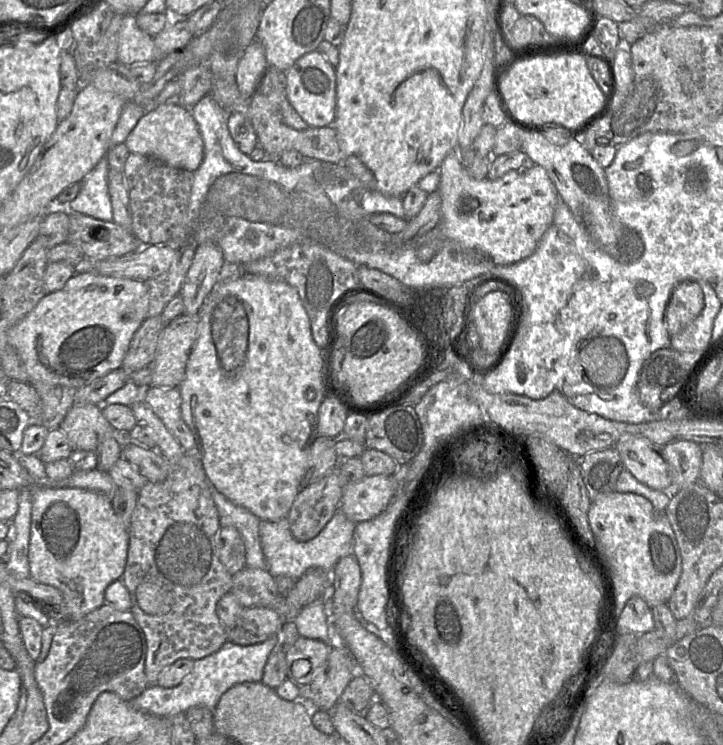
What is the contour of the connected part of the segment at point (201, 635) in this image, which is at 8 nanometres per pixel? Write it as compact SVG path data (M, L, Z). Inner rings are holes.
M185 452L177 463L170 463L170 472L162 482L147 482L139 491L129 527L129 546L122 582L130 596L130 612L141 627L147 646L145 675L150 685L156 685L159 674L176 660L199 660L218 651L227 642L226 627L217 614L216 604L229 593L232 586L230 574L218 557L217 533L221 528L218 511L212 498L208 480L199 456ZM145 582L155 584L164 594L170 610L162 615L145 613L137 601L137 588Z

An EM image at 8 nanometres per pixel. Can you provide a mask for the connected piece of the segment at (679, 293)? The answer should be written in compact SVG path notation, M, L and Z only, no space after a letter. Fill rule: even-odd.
M697 281L679 283L667 303L664 319L671 336L683 331L701 313L704 307L703 291Z

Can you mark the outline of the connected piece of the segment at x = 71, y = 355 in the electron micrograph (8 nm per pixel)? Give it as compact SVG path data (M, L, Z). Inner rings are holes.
M82 270L62 289L46 294L32 311L7 331L6 338L17 351L32 381L77 390L121 368L135 332L148 318L148 305L149 295L144 282Z

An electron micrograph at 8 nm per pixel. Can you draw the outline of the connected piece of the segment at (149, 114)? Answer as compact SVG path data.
M167 103L146 109L125 140L129 153L155 158L172 167L194 172L204 157L204 144L190 108Z

